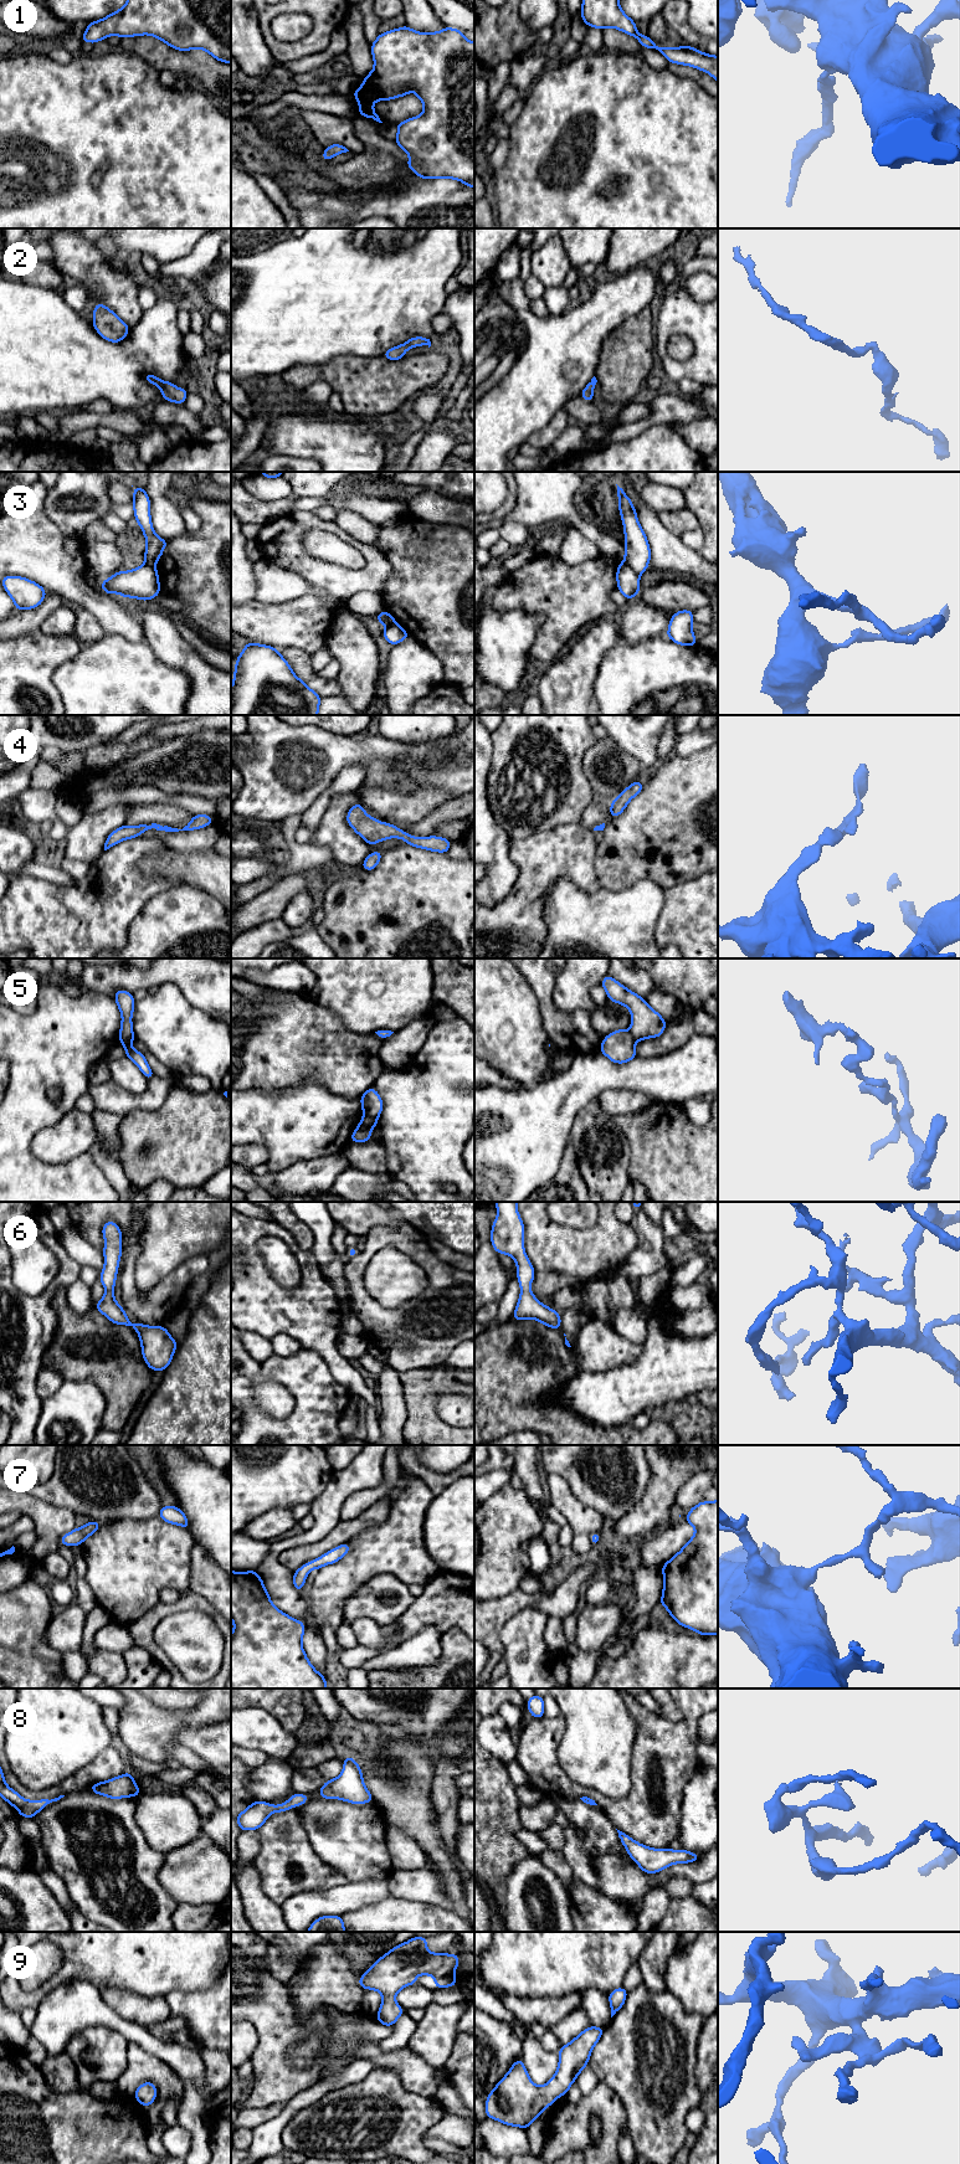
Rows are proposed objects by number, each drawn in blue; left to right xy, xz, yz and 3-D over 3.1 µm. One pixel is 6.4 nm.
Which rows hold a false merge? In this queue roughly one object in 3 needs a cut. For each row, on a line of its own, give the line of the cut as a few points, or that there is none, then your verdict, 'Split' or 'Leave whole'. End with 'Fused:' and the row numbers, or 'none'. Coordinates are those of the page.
1: No split. Leave whole
2: No split. Leave whole
3: Split along yz (624, 561), (638, 576). Split
4: No split. Leave whole
5: Split along xz (364, 1115), (376, 1119). Split
6: No split. Leave whole
7: No split. Leave whole
8: No split. Leave whole
9: No split. Leave whole
Fused: 3, 5

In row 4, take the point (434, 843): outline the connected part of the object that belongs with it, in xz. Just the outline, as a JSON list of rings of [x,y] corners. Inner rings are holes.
[[[356,803],[346,813],[346,823],[358,833],[369,845],[389,838],[404,839],[406,844],[426,850],[447,853],[452,842],[443,838],[430,836],[426,838],[414,837],[391,823],[384,823],[368,816],[364,807]]]

